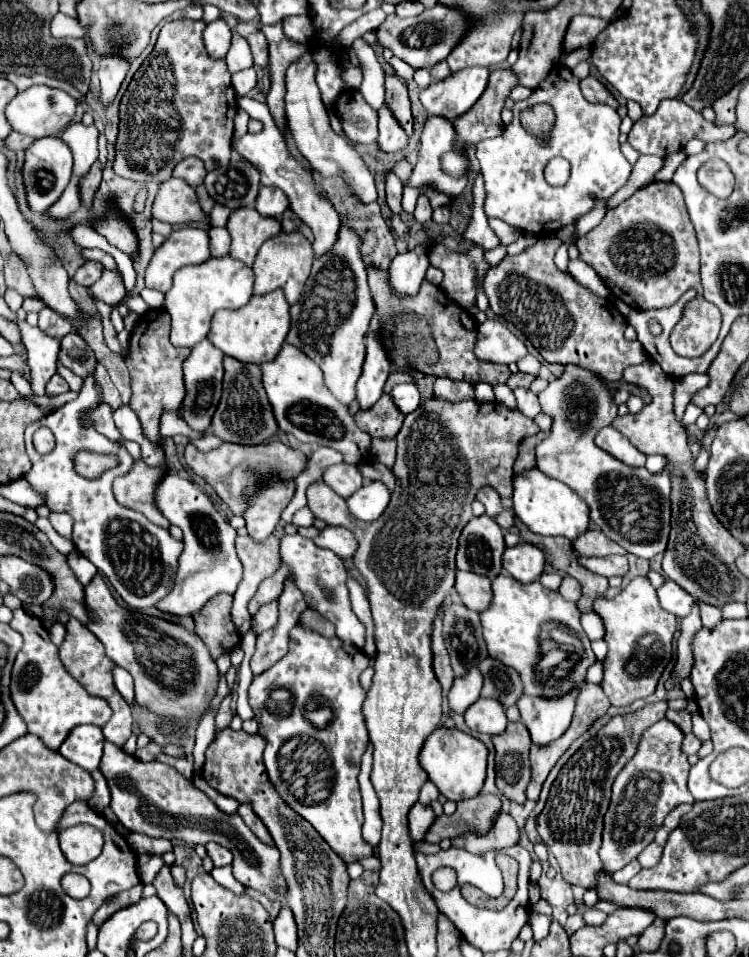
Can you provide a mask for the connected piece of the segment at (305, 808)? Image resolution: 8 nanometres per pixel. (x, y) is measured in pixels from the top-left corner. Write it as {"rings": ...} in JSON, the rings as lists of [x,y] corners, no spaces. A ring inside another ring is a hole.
{"rings":[[[296,623],[290,631],[290,649],[284,659],[280,659],[272,669],[264,671],[262,675],[254,677],[250,685],[250,705],[256,713],[256,721],[260,725],[258,733],[266,739],[266,751],[264,751],[264,763],[270,775],[270,781],[278,789],[280,797],[296,811],[300,813],[328,843],[331,849],[340,856],[346,864],[355,863],[365,857],[374,855],[374,847],[364,843],[362,837],[362,799],[358,789],[358,773],[360,773],[360,757],[364,755],[368,747],[368,731],[362,717],[362,703],[366,699],[366,691],[360,685],[360,673],[368,667],[370,659],[368,655],[362,655],[356,647],[346,647],[346,643],[340,643],[340,639],[324,637],[318,631],[306,627],[304,623]],[[284,687],[290,691],[294,707],[288,717],[278,717],[268,714],[268,695],[272,689]],[[320,701],[332,709],[334,717],[328,723],[326,729],[316,729],[306,719],[308,707],[320,707]]]}

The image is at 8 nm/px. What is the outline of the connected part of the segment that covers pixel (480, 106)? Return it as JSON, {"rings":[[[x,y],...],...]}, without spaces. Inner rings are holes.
{"rings":[[[494,69],[488,79],[488,87],[484,95],[478,99],[476,107],[472,111],[460,115],[460,119],[454,121],[456,135],[462,147],[476,145],[478,141],[484,141],[488,137],[498,137],[502,133],[502,119],[500,111],[504,107],[504,101],[512,87],[518,85],[516,75],[510,69]]]}

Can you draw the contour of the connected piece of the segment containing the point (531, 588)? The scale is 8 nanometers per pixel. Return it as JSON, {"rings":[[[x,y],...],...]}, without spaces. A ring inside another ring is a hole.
{"rings":[[[502,573],[494,579],[492,583],[492,591],[494,591],[494,599],[490,603],[490,607],[486,611],[480,613],[482,619],[482,627],[484,627],[484,639],[488,645],[488,653],[492,659],[500,659],[504,665],[514,667],[524,683],[524,695],[540,695],[540,697],[560,697],[568,691],[572,691],[574,687],[578,687],[584,679],[584,671],[594,663],[594,653],[590,649],[590,639],[586,637],[584,629],[580,627],[580,611],[576,607],[576,603],[564,601],[562,595],[558,591],[546,589],[544,585],[540,585],[540,581],[534,583],[520,583],[514,577]],[[542,637],[548,637],[550,641],[556,643],[556,647],[564,653],[564,659],[556,665],[556,667],[548,667],[542,669],[540,661],[544,659],[544,651],[542,651]]]}

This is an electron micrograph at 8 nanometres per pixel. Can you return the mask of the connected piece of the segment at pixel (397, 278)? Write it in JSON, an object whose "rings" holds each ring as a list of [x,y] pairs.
{"rings":[[[418,245],[416,249],[396,255],[392,259],[388,269],[388,283],[400,297],[412,297],[418,293],[424,281],[424,273],[430,265],[426,253],[428,253],[428,247]]]}

